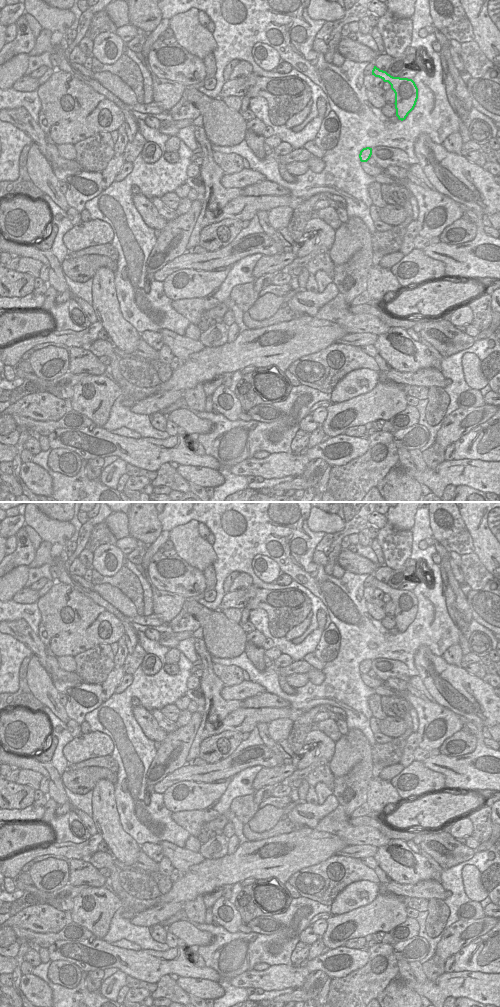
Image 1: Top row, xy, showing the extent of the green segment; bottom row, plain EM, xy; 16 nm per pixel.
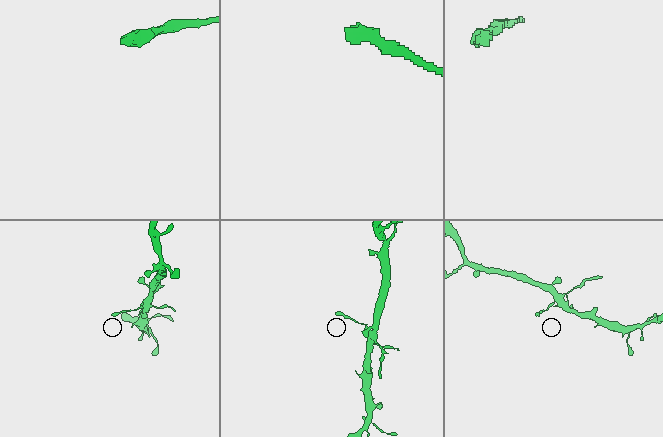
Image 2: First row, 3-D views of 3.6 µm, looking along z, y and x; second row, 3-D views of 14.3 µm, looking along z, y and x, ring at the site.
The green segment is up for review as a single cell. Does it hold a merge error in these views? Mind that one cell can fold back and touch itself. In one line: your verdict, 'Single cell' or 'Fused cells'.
Single cell.

